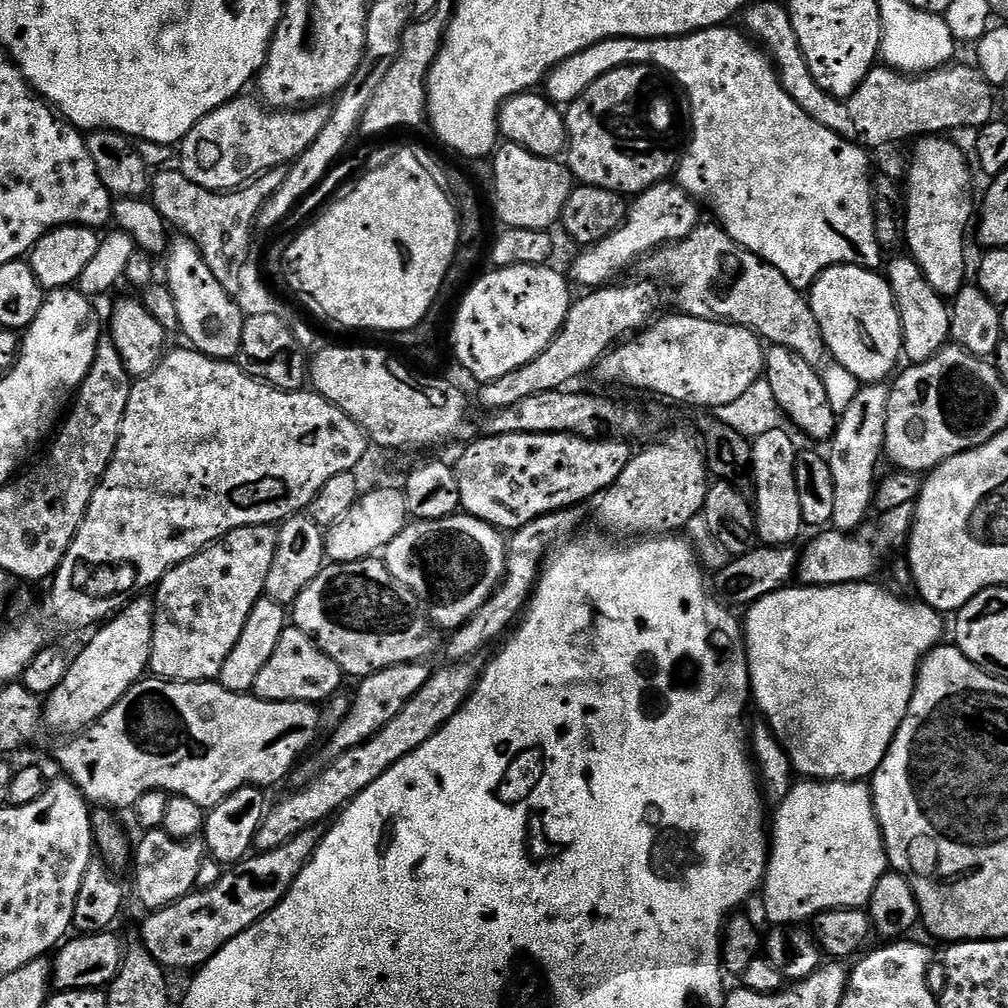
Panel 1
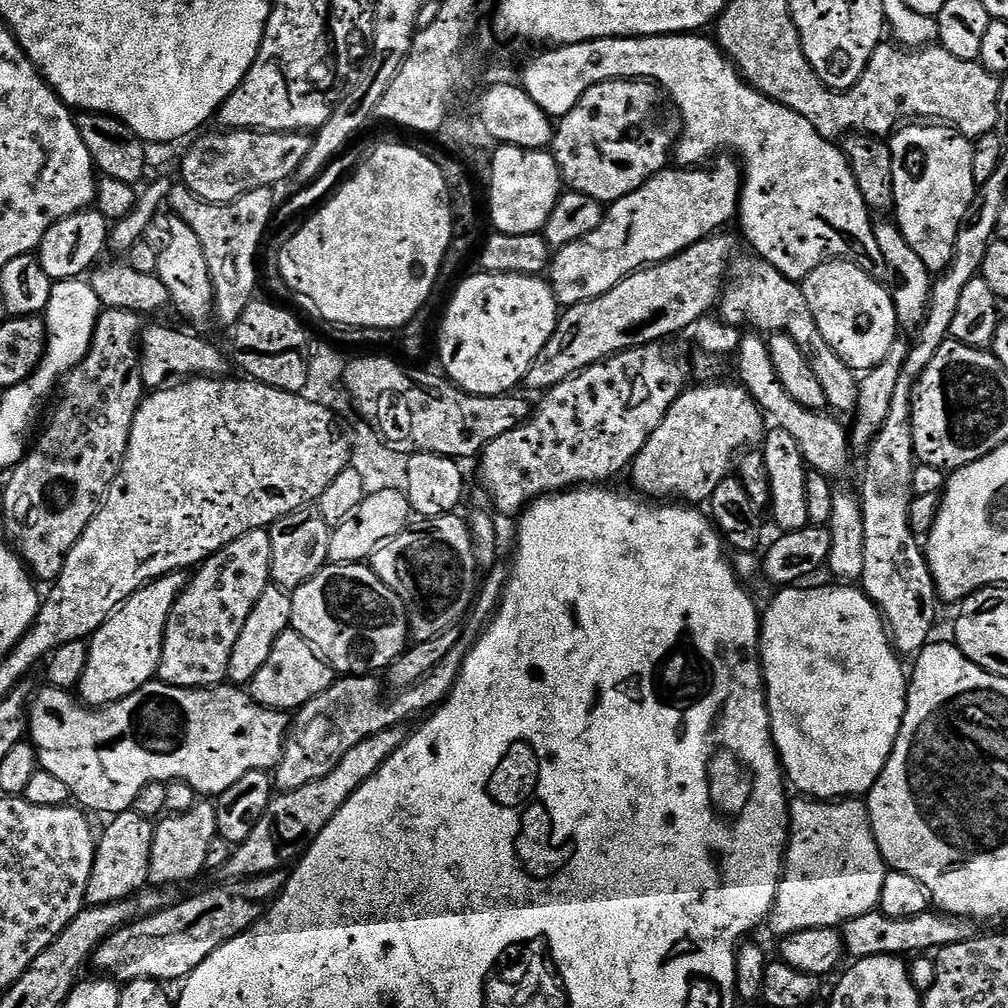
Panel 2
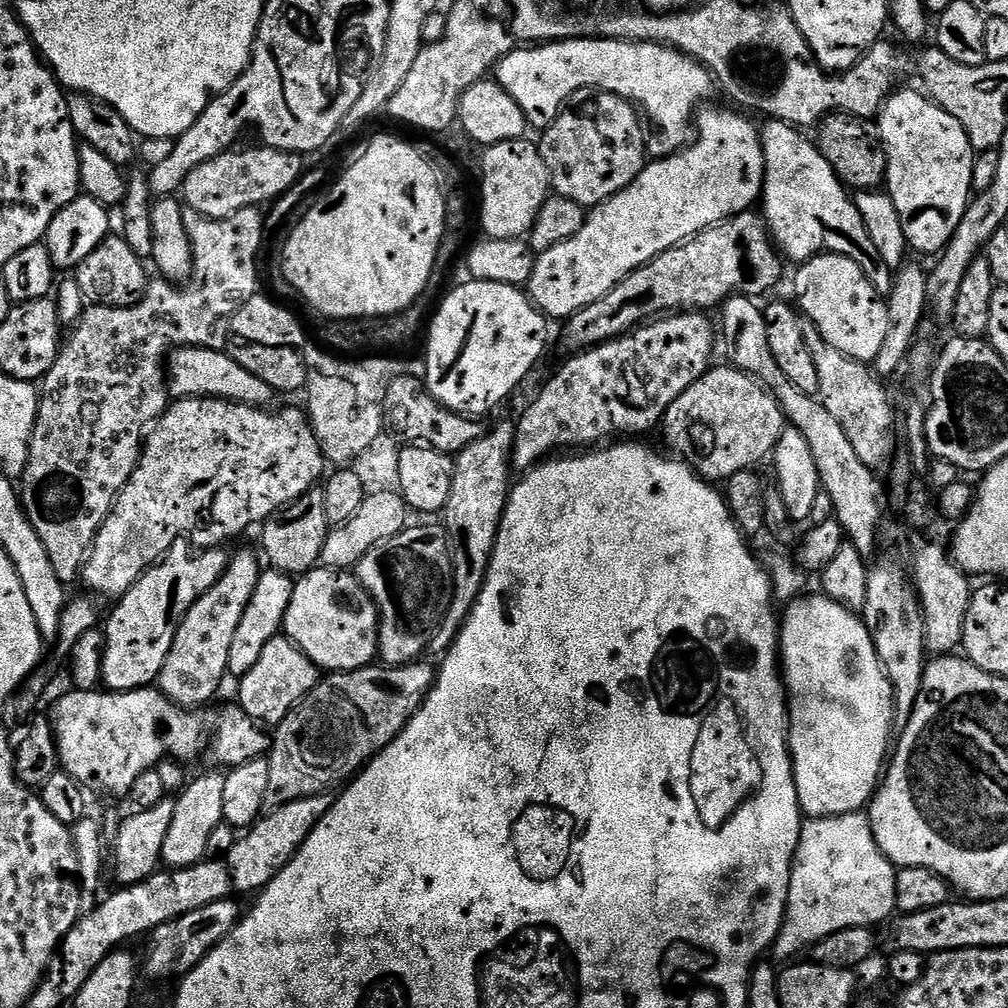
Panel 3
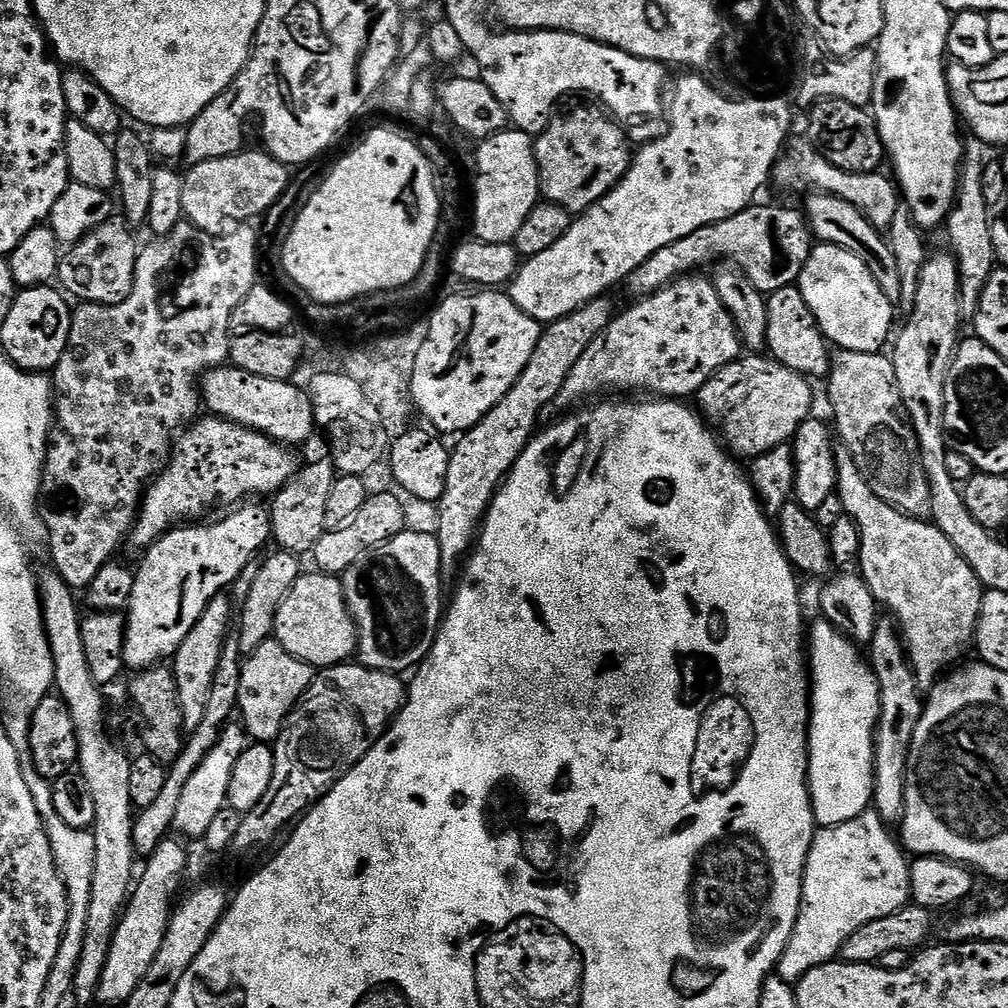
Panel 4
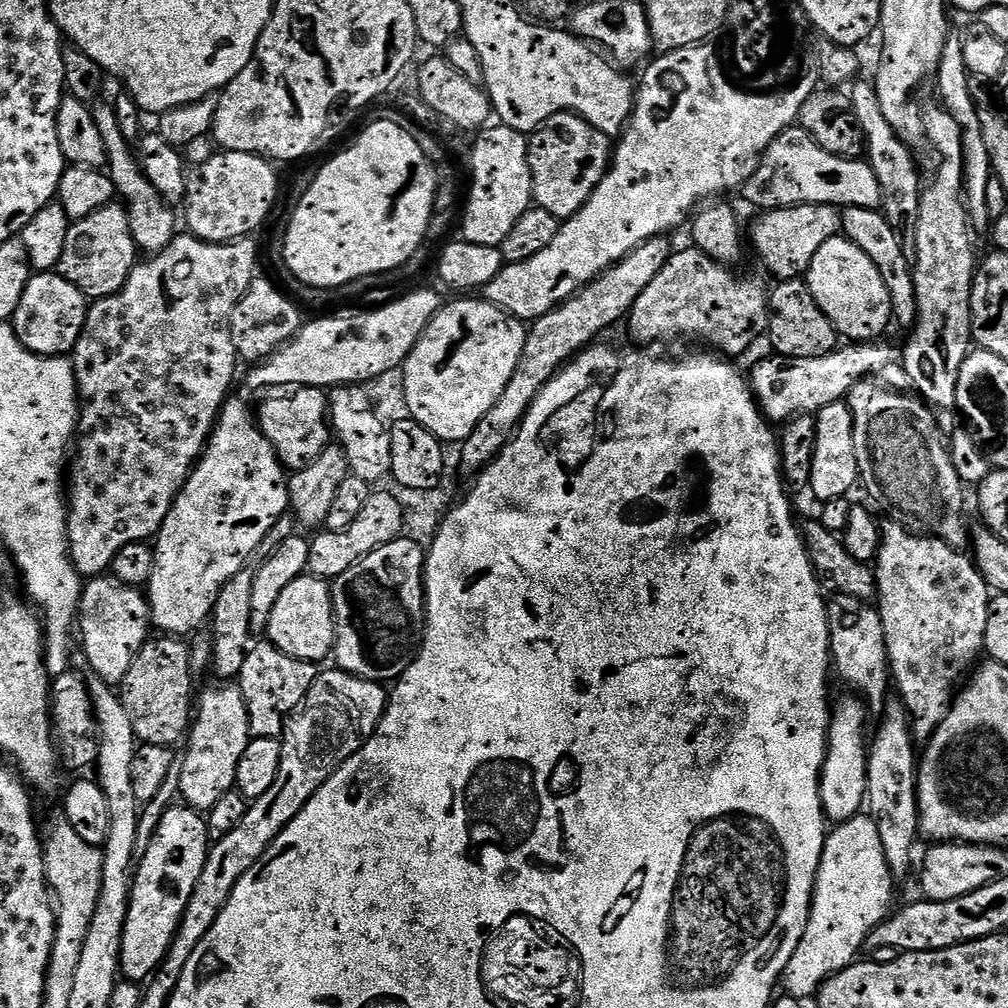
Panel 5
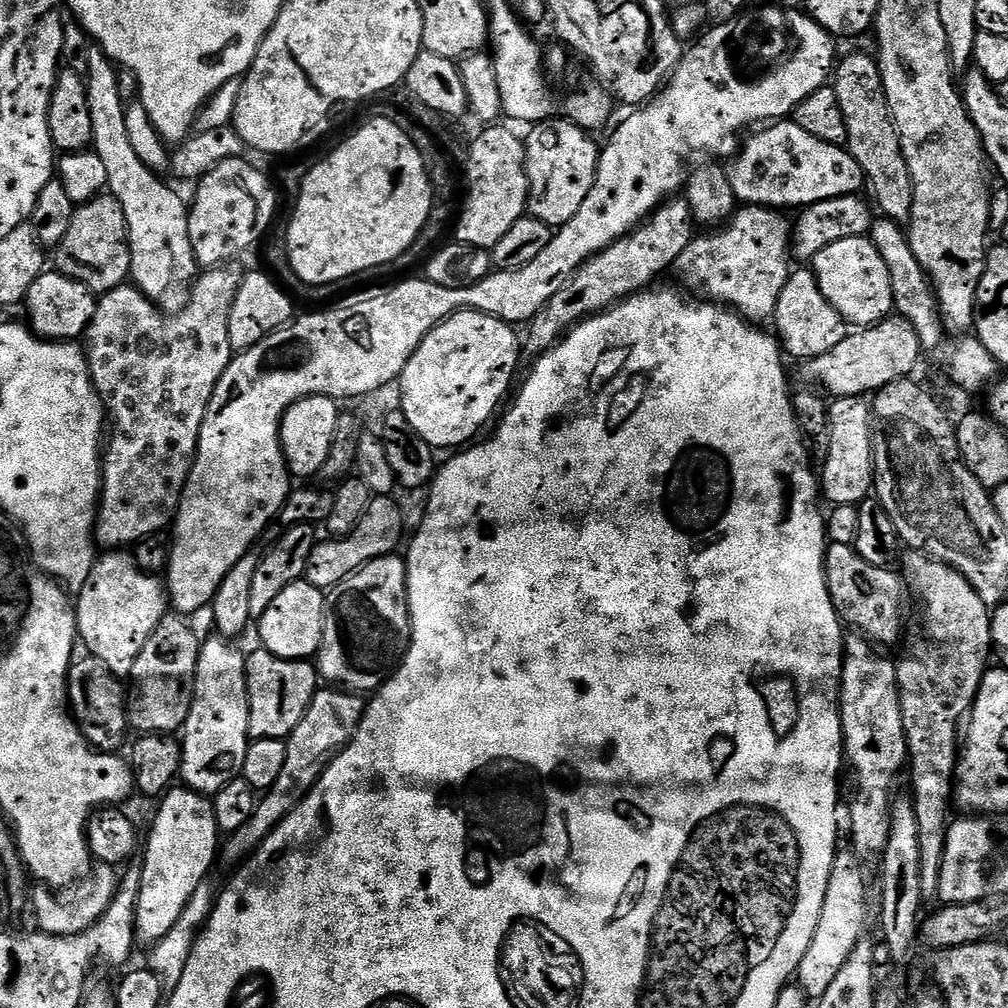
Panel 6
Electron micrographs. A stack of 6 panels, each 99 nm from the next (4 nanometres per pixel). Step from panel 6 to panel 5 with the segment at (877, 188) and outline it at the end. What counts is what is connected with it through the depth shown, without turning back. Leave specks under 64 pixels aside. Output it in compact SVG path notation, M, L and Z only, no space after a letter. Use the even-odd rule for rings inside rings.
M860 78L851 85L850 95L854 114L858 118L858 126L862 126L864 146L868 165L874 170L874 178L878 178L878 186L882 186L882 202L880 208L886 222L890 222L890 230L894 230L894 238L898 238L898 246L902 246L902 254L909 258L916 255L916 239L918 238L918 214L922 210L920 193L922 176L916 169L916 160L912 152L899 140L897 129L886 122L886 114L882 114L882 105L878 102L876 85L871 79Z

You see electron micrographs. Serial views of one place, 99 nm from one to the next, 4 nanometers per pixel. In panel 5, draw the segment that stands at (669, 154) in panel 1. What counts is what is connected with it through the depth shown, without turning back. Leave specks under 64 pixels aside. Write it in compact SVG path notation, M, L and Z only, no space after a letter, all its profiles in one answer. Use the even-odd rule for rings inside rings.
M575 112L554 114L528 136L528 161L532 175L532 199L535 207L550 210L563 222L575 214L594 194L598 182L607 176L614 151L613 141L602 130L590 126Z

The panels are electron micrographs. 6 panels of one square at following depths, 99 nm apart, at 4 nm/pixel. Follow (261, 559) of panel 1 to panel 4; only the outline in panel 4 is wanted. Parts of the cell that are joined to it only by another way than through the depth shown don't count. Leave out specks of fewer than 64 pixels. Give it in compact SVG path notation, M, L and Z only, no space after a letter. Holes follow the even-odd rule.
M218 595L206 606L206 610L202 614L202 618L198 618L194 630L190 630L190 634L186 634L182 646L178 646L170 667L178 686L176 697L181 706L188 706L188 704L202 706L210 699L210 686L214 686L214 670L218 670L218 658L222 658L224 643L230 638L228 627L231 624L233 627L233 601L227 595Z

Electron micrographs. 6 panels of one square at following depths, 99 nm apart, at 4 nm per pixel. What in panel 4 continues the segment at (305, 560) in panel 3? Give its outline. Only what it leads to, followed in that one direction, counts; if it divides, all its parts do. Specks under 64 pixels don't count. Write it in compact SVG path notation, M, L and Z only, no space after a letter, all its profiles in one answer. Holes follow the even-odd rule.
M329 457L305 463L294 479L289 480L273 497L269 516L272 522L272 535L283 551L297 554L311 553L318 538L325 532L327 497L338 475L334 462Z

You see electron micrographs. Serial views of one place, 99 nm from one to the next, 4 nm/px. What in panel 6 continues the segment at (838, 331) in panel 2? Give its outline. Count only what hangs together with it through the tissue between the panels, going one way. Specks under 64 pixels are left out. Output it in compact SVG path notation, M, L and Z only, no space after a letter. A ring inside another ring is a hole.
M868 236L842 238L842 242L826 246L826 250L812 257L810 267L816 273L822 294L826 294L826 302L830 302L830 306L834 306L849 325L857 329L869 328L893 315L890 270L886 270L886 262L882 254L878 254L878 246L874 246Z

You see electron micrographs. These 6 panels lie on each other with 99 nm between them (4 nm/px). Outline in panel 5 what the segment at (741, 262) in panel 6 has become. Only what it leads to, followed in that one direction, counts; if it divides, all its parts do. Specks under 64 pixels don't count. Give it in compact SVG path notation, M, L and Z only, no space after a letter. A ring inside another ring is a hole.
M687 246L681 250L673 251L672 257L662 266L662 271L642 290L638 302L629 310L626 317L628 332L633 341L644 346L656 344L659 340L676 340L681 336L684 340L705 340L713 349L719 350L725 357L740 356L748 352L752 344L763 341L768 335L768 297L769 289L764 289L760 280L752 276L735 276L735 271L729 270L714 258L710 258L695 246Z

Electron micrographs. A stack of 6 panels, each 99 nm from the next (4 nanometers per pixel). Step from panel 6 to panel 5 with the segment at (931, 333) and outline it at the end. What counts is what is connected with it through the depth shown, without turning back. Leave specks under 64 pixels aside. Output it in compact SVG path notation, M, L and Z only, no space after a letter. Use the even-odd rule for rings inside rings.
M846 208L842 212L842 232L849 240L853 240L866 254L870 254L870 262L878 266L882 274L882 282L886 282L886 290L892 303L892 319L904 330L911 329L916 322L916 287L912 277L914 268L910 258L902 254L902 246L898 246L898 238L894 238L894 230L890 230L890 222L879 212L870 208Z

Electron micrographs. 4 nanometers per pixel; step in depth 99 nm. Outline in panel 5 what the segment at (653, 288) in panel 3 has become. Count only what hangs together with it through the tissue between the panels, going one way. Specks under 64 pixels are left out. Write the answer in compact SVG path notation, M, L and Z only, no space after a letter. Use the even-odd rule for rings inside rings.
M799 204L793 208L773 208L771 210L765 211L763 214L757 215L760 216L752 224L752 244L750 240L750 248L756 251L756 256L765 264L766 267L772 271L773 281L779 282L781 280L799 280L801 278L807 277L808 267L810 262L814 262L814 254L818 254L818 250L826 242L830 242L830 238L841 235L842 232L842 212L841 209L835 208L832 204Z

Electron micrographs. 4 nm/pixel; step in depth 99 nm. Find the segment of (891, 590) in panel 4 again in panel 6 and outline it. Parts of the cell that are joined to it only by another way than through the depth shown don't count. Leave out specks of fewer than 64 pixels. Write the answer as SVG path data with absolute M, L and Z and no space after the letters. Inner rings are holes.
M908 550L903 553L903 564L905 589L911 599L913 596L920 603L924 636L916 636L908 645L903 645L904 657L896 660L896 677L908 739L910 772L912 768L912 805L914 814L918 814L918 850L922 856L920 895L925 901L935 901L940 890L940 871L950 823L950 781L958 759L958 737L962 721L971 713L982 678L990 667L988 655L991 657L994 652L992 612L964 575L941 560Z

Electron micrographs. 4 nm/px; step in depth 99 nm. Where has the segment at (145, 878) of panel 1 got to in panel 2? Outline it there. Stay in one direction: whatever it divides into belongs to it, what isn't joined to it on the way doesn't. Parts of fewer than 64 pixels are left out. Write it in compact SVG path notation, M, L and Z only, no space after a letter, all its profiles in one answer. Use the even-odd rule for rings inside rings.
M197 802L180 816L165 815L154 827L154 842L150 846L149 881L156 886L184 884L206 869L206 854L216 837L216 806L212 802Z

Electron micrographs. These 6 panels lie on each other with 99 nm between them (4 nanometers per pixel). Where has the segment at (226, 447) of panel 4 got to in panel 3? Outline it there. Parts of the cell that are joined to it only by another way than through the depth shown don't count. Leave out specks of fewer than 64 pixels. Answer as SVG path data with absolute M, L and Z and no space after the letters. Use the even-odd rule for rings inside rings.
M202 396L169 403L147 433L140 461L128 485L116 495L111 512L96 531L82 569L82 584L84 580L89 593L119 598L130 591L140 575L163 560L184 535L200 550L227 545L227 540L242 535L255 524L263 525L268 517L321 483L326 459L308 416L296 408L268 411L272 410Z

